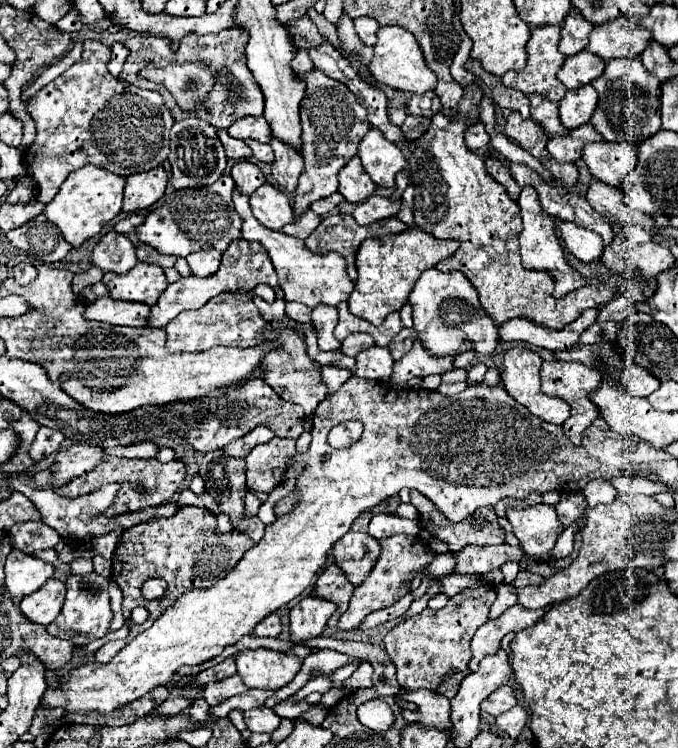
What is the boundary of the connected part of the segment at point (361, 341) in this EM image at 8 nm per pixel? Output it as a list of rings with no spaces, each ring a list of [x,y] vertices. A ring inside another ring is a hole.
[[[353,333],[353,335],[349,335],[349,337],[341,343],[341,351],[343,351],[345,355],[349,355],[349,357],[357,357],[357,353],[369,349],[371,345],[375,345],[375,343],[373,343],[373,339],[371,339],[369,335],[365,335],[365,333]]]

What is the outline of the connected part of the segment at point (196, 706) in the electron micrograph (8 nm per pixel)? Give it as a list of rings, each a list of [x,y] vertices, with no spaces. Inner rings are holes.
[[[197,699],[193,705],[191,705],[191,717],[195,719],[195,723],[205,723],[207,721],[207,709],[209,705],[203,703],[203,699]]]

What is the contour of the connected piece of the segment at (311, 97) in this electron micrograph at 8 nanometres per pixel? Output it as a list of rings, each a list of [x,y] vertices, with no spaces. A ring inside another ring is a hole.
[[[315,67],[307,73],[305,81],[307,81],[307,91],[301,101],[305,169],[297,185],[297,195],[293,205],[294,219],[300,218],[311,207],[311,203],[329,197],[331,193],[337,191],[337,173],[355,155],[357,145],[369,131],[367,109],[357,101],[357,97],[347,89],[345,83],[327,77],[323,71]]]

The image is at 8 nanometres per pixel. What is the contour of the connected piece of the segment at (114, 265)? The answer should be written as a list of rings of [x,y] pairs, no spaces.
[[[109,231],[107,235],[103,235],[93,249],[93,265],[101,267],[105,273],[113,271],[125,275],[135,267],[135,263],[135,245],[117,231]]]

